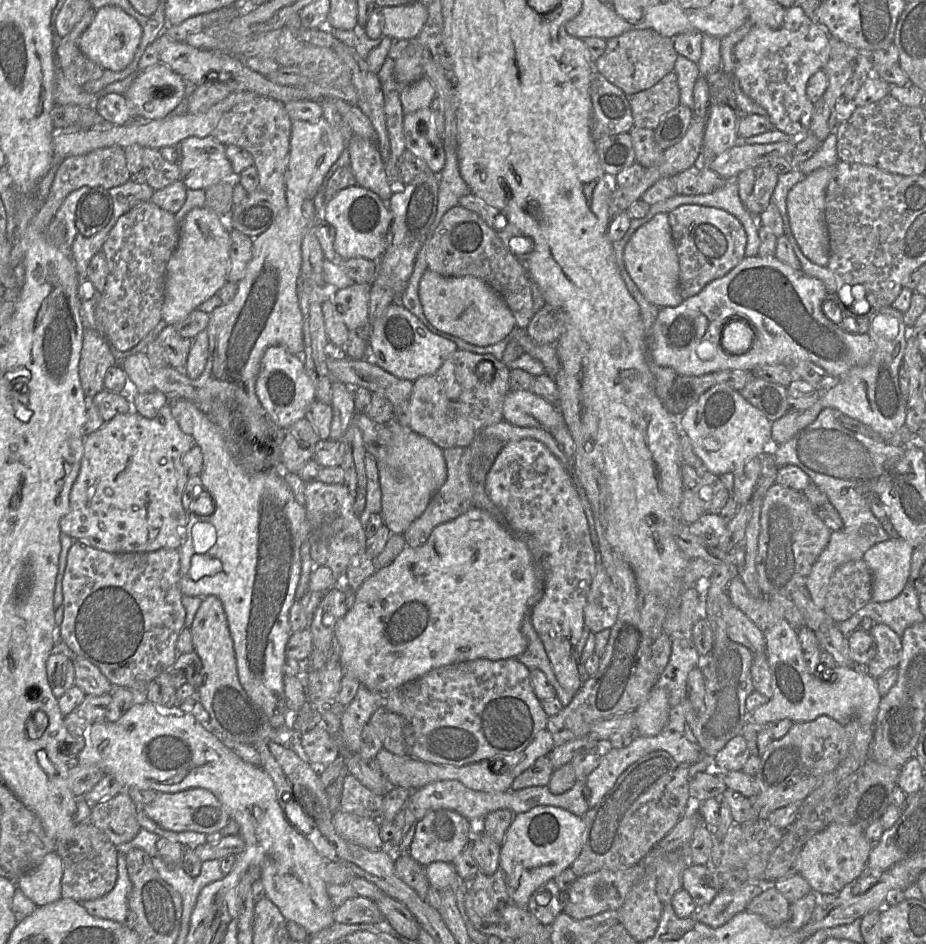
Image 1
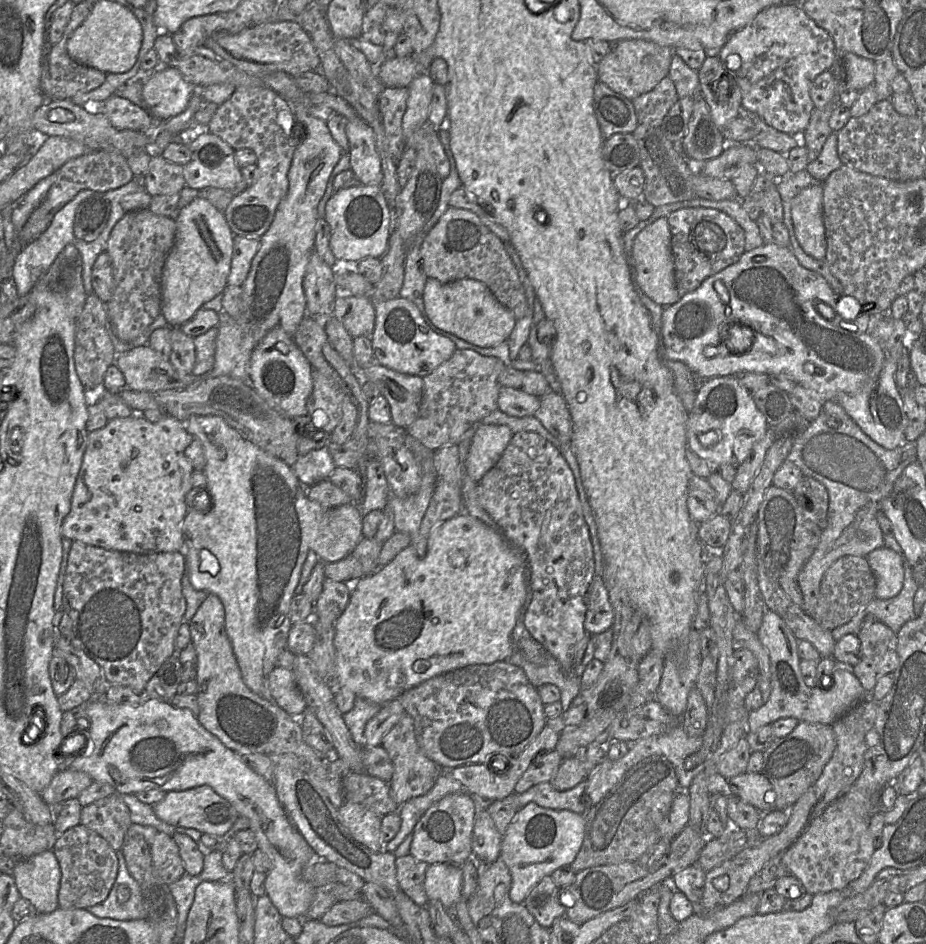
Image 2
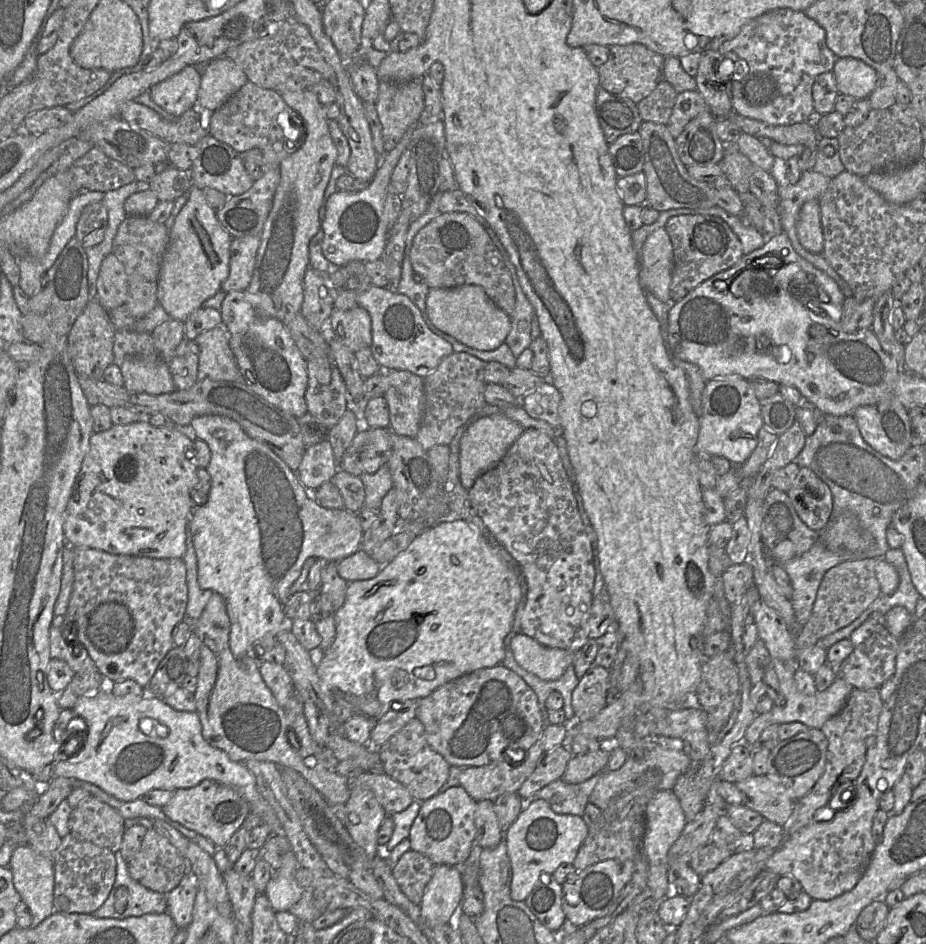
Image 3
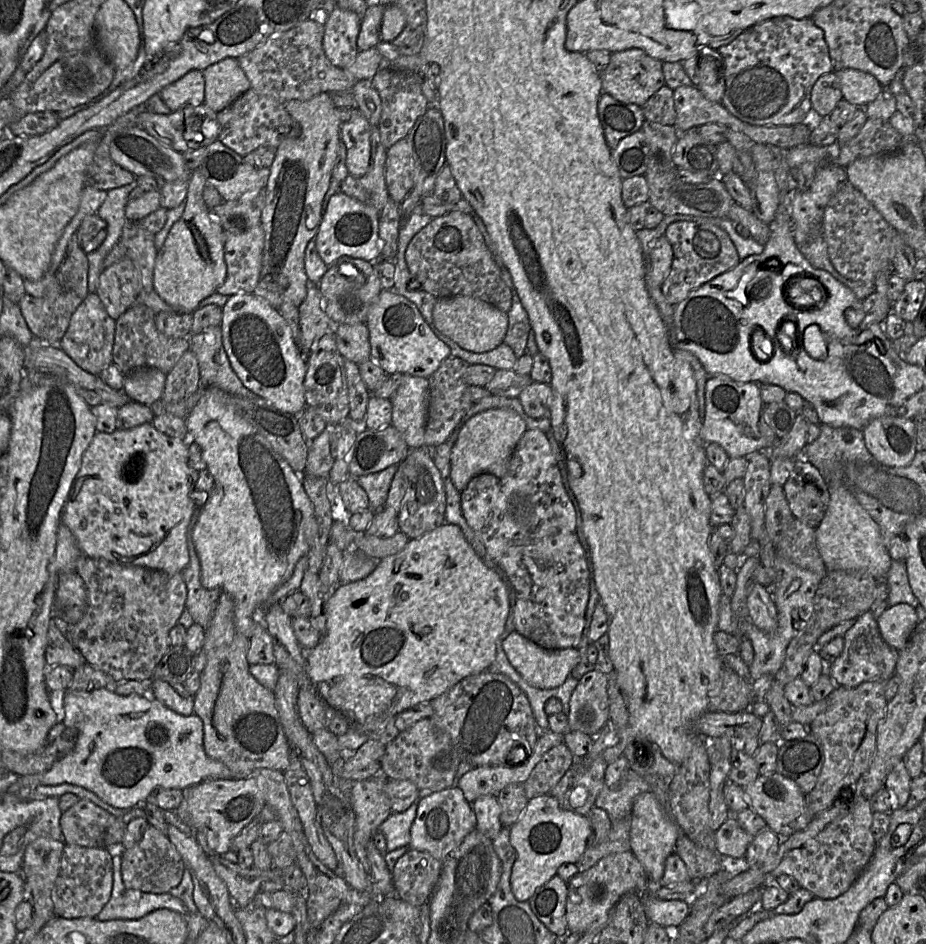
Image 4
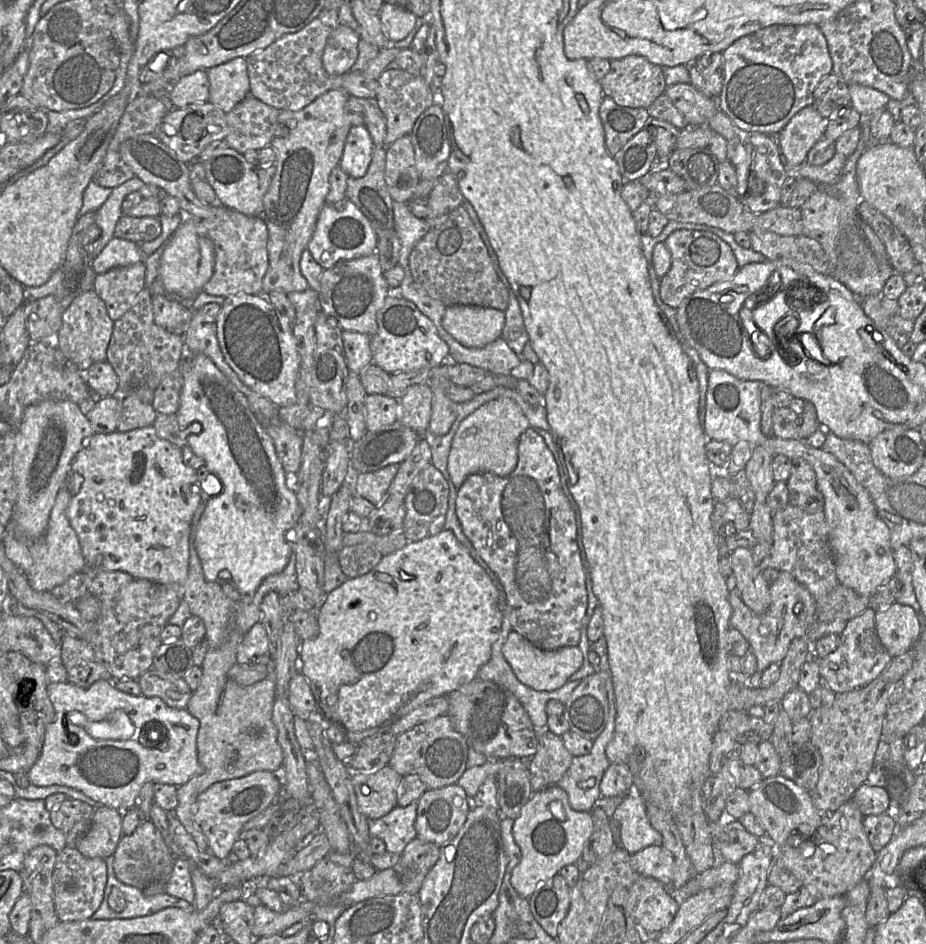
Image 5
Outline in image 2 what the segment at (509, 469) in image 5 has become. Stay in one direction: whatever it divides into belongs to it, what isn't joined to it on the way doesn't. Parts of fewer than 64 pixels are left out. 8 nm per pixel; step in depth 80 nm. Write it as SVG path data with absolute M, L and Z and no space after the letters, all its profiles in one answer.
M482 425L473 436L467 458L467 474L479 482L501 458L514 432L505 425Z

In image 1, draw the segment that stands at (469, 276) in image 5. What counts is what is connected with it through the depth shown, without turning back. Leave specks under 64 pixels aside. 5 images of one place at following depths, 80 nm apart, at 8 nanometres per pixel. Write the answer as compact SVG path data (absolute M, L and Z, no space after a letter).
M457 205L443 215L430 239L426 262L427 268L439 275L473 276L487 283L504 299L519 328L526 329L535 314L525 264L505 247L497 233L475 212Z

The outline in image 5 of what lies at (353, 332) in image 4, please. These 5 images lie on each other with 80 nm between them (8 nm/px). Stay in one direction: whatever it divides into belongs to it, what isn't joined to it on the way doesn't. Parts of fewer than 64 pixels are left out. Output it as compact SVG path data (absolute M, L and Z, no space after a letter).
M342 331L344 356L349 372L359 375L372 363L371 337L355 331Z

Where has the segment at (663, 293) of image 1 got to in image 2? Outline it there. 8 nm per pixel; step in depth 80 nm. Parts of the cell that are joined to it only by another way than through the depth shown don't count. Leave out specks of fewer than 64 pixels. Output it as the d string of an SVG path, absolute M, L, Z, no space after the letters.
M662 217L657 219L651 225L645 227L638 233L633 242L632 248L633 254L633 281L650 299L662 307L668 307L676 303L680 296L677 292L675 275L674 275L674 263L671 249L671 233L667 218Z

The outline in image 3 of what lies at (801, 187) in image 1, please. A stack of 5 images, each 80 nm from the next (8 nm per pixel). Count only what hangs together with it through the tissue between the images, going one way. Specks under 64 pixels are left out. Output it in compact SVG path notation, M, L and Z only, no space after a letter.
M810 200L802 206L796 230L801 245L807 251L815 254L823 253L824 236L819 200Z

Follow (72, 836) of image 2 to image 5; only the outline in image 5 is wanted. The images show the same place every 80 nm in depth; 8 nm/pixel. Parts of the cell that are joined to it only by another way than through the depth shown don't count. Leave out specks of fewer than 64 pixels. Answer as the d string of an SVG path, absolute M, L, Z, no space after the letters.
M66 846L58 853L53 871L54 903L60 921L91 919L99 909L107 884L107 864L102 858L88 858L74 846Z

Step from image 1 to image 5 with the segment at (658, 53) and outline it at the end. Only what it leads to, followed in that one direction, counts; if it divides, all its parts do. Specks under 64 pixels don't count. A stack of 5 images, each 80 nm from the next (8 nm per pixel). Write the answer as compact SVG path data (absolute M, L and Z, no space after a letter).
M628 55L610 62L610 70L600 80L604 96L611 97L621 107L647 109L666 89L662 67L643 56Z

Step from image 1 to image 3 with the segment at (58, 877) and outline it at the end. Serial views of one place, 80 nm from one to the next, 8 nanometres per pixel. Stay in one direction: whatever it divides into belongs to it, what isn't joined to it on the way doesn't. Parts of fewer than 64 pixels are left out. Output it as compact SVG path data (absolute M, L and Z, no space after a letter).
M24 844L15 847L9 868L16 891L31 911L31 927L36 927L54 912L54 861Z

